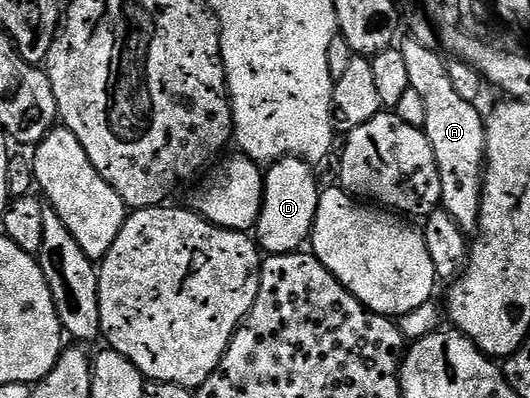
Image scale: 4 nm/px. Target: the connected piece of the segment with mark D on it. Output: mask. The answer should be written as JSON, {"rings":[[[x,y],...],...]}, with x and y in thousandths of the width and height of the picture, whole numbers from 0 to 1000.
{"rings":[[[547,394],[523,402],[498,432],[500,482],[492,497],[492,533],[481,573],[481,601],[494,633],[532,641],[566,631],[577,618],[591,588],[602,487],[591,430],[592,422],[575,402]]]}

